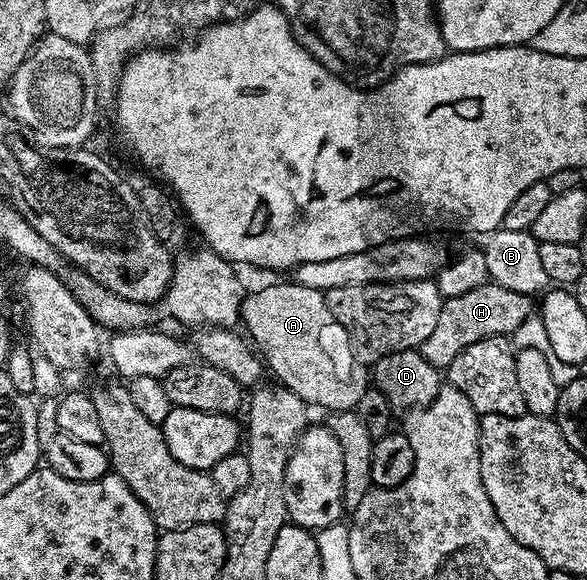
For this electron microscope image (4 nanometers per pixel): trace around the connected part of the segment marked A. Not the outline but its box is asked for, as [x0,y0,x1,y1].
[240,281,367,413]

